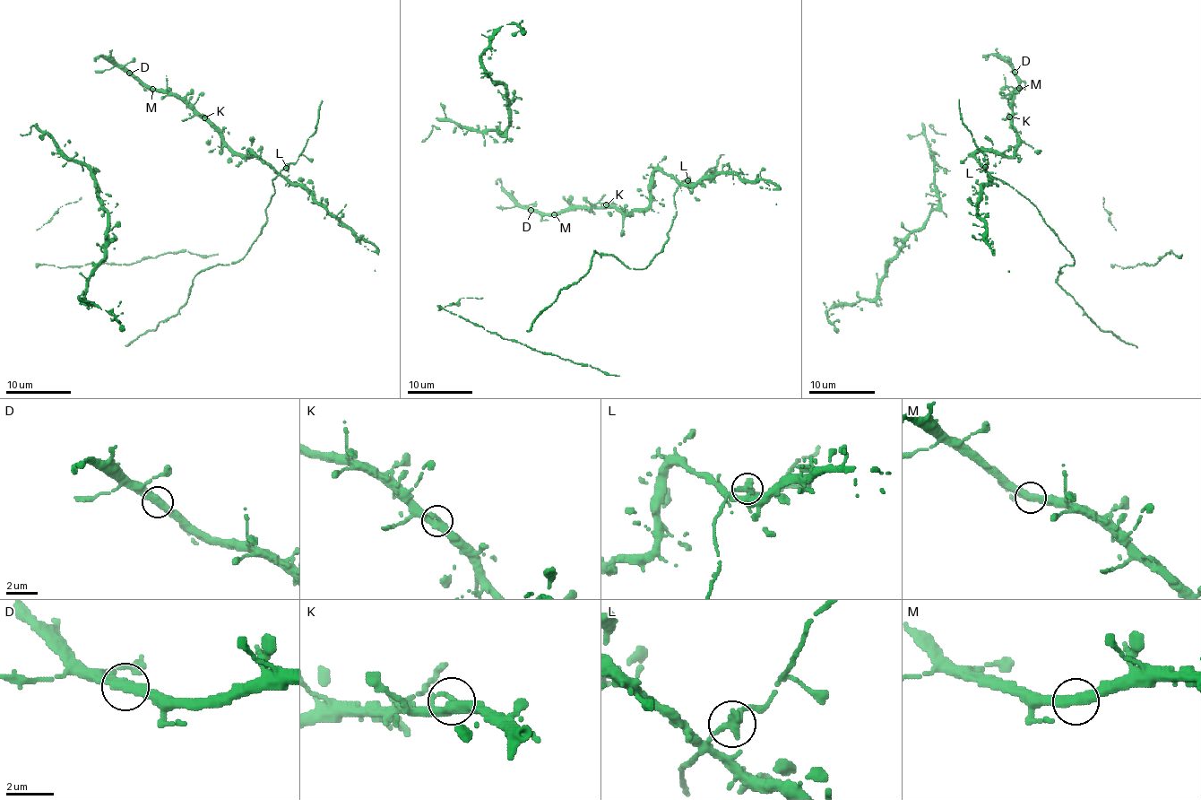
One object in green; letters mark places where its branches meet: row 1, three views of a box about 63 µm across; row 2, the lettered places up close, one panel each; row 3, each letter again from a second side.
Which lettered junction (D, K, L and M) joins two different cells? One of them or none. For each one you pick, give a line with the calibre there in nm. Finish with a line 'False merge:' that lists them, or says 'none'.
L: 420 nm
False merge: L

